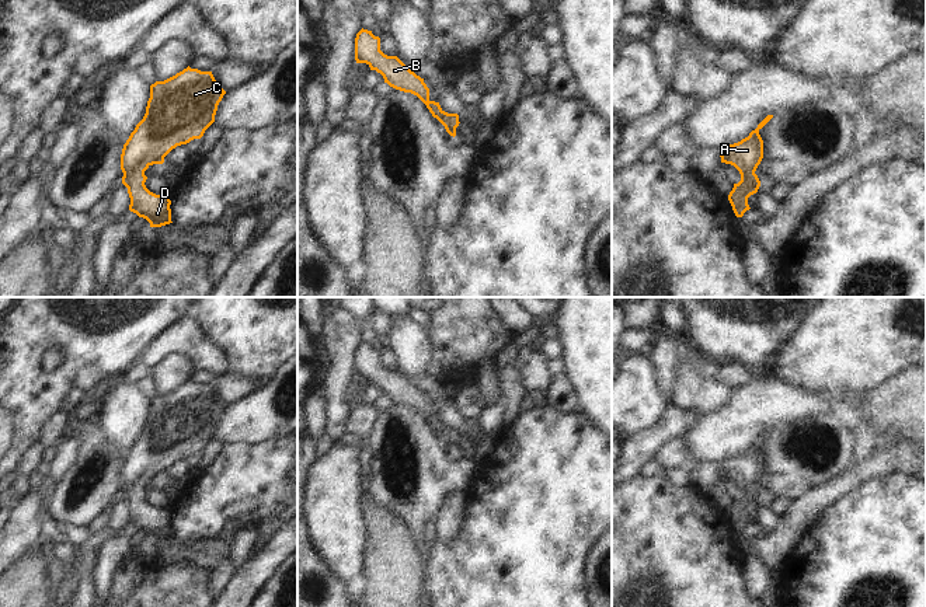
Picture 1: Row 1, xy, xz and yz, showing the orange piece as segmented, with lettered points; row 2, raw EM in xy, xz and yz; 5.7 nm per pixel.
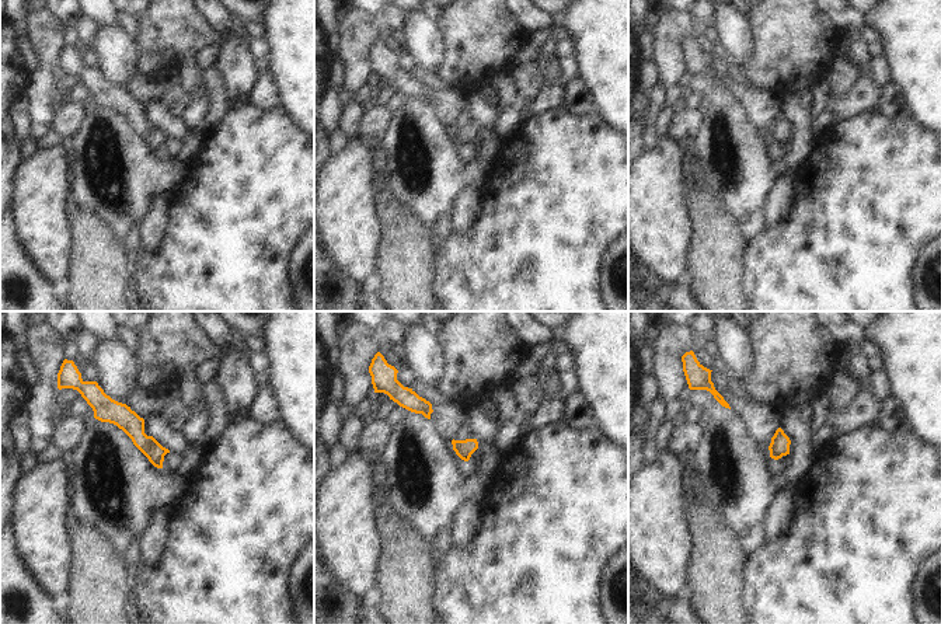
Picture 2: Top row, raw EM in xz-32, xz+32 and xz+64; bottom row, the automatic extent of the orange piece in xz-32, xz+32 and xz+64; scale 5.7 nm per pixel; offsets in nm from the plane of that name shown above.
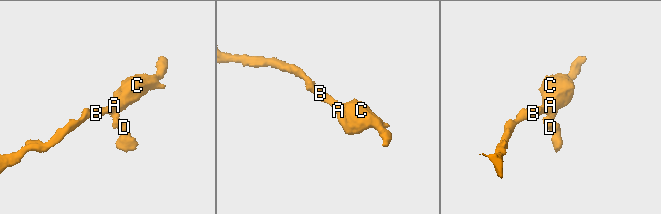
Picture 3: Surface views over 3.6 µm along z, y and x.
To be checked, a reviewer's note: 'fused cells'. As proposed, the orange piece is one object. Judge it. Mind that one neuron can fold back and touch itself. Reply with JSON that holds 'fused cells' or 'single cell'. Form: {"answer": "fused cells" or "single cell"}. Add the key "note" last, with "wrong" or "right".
{"answer": "single cell", "note": "wrong"}

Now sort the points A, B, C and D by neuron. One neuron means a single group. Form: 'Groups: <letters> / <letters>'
Groups: A B C D.

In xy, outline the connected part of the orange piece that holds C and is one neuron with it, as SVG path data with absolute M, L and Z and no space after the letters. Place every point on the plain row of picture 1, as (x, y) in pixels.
M189 380L150 400L146 428L121 468L122 498L130 512L129 524L146 533L150 541L173 537L171 514L168 507L156 509L146 502L145 485L153 478L163 478L177 460L201 453L215 436L224 408L212 386Z

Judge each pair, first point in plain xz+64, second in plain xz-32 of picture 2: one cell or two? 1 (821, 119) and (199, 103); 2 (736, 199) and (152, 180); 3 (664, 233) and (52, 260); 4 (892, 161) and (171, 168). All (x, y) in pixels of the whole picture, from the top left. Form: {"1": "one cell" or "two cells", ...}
{"1": "one cell", "2": "one cell", "3": "one cell", "4": "two cells"}

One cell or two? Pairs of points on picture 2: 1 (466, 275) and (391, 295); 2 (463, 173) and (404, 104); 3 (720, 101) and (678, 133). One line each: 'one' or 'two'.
1: two
2: one
3: two

